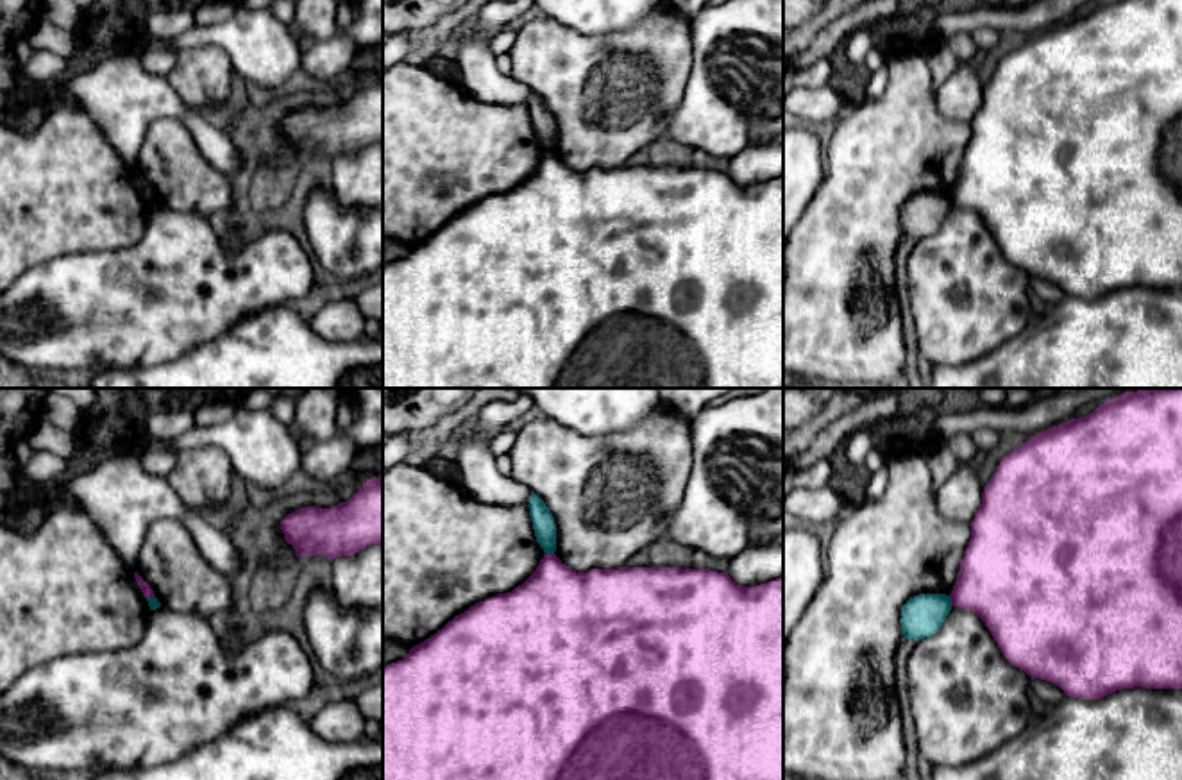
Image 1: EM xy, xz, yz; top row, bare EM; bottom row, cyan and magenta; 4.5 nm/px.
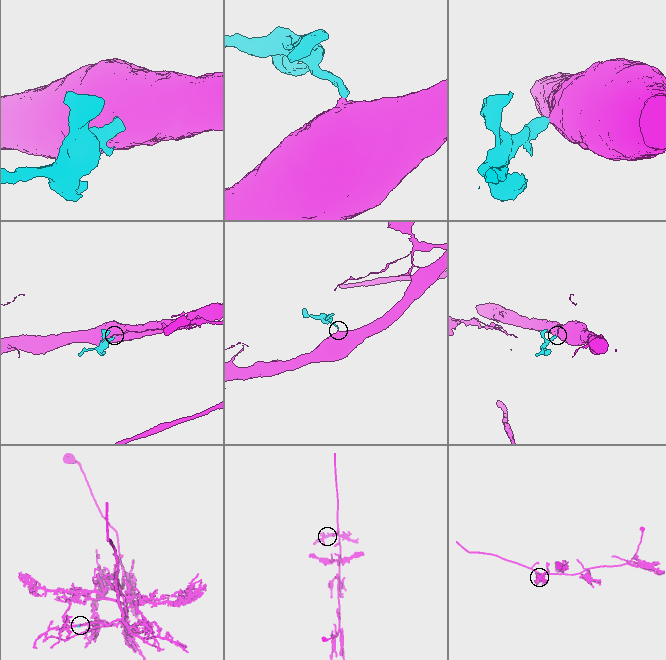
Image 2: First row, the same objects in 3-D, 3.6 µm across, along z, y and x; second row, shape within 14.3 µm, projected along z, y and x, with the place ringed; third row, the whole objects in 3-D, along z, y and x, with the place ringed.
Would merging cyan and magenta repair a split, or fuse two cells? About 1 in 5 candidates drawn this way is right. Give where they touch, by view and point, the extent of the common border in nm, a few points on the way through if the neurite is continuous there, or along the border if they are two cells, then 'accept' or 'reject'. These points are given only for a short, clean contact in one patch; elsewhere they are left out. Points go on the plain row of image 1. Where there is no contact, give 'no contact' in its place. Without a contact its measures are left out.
contact yz (950, 201); length 50 nm; border yz (948, 195), (952, 204); reject

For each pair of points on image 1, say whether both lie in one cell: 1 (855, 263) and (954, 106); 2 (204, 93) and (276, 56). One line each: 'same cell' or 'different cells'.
1: different cells
2: different cells

